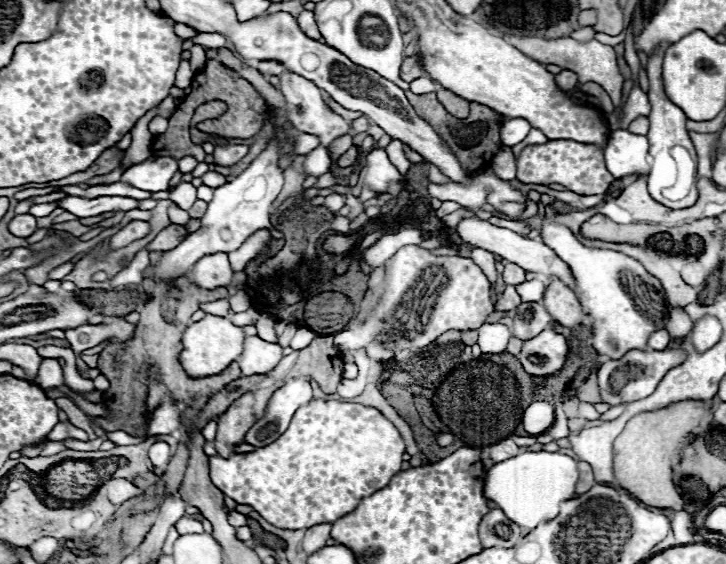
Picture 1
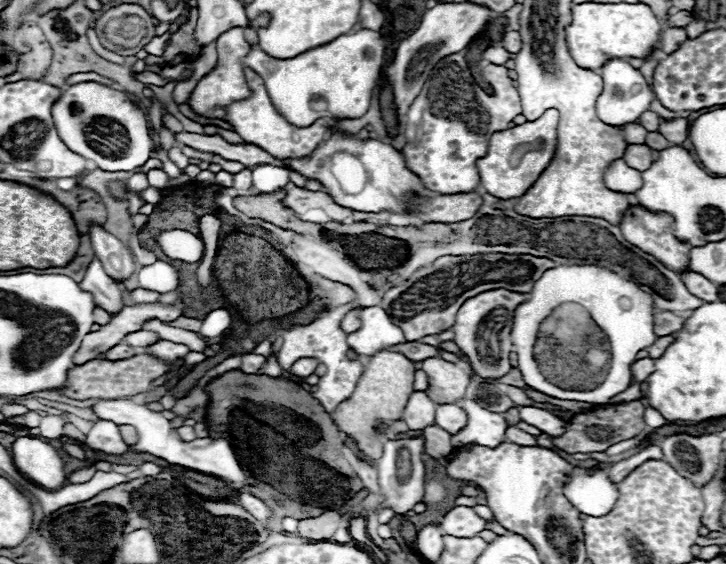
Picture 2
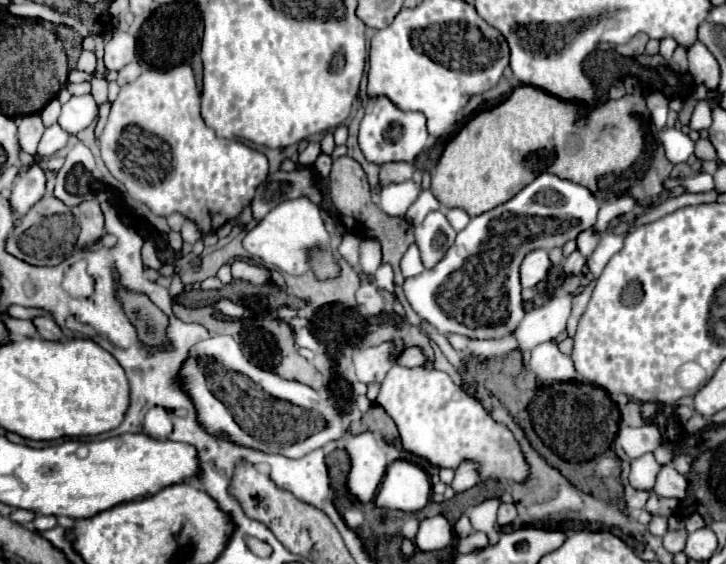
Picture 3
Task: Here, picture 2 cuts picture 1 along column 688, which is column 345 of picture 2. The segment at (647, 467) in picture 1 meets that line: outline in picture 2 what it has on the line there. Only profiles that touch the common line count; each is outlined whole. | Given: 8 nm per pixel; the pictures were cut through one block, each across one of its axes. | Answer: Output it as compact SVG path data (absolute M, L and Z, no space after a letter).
M390 350L376 352L368 360L360 380L356 382L356 388L354 388L352 396L348 400L344 400L344 404L340 404L332 412L332 420L338 424L338 428L344 434L348 434L350 438L356 440L358 448L368 458L378 460L382 456L382 444L378 444L378 440L372 440L370 430L374 430L376 424L380 424L380 422L390 422L390 420L400 420L402 418L408 396L414 392L412 384L414 384L414 364L412 364L412 360L408 360L400 352L390 352Z

